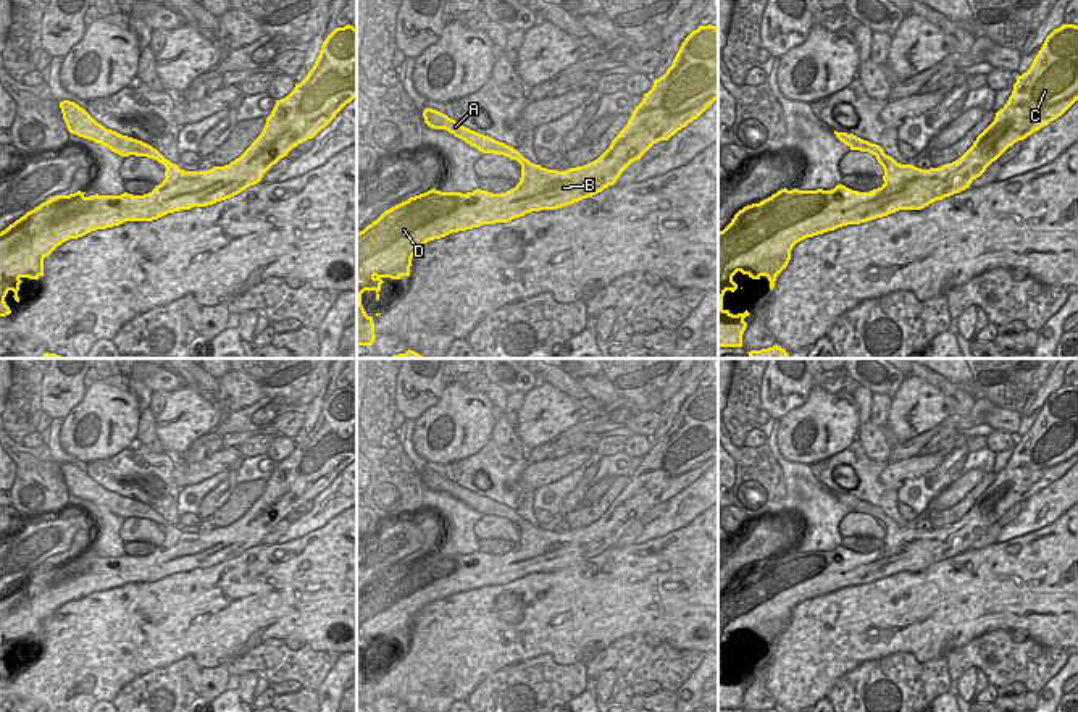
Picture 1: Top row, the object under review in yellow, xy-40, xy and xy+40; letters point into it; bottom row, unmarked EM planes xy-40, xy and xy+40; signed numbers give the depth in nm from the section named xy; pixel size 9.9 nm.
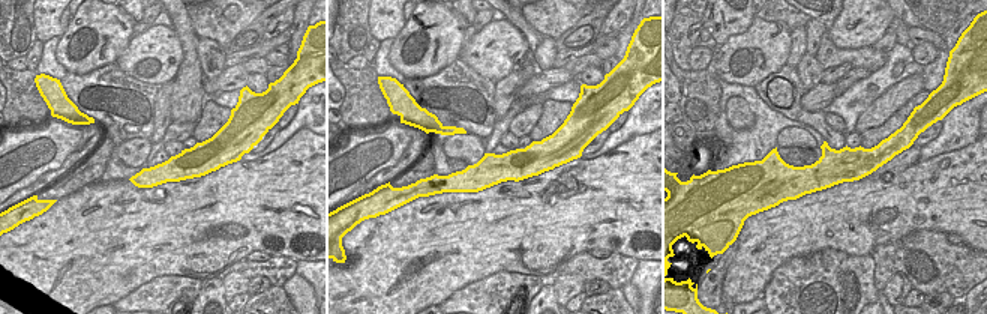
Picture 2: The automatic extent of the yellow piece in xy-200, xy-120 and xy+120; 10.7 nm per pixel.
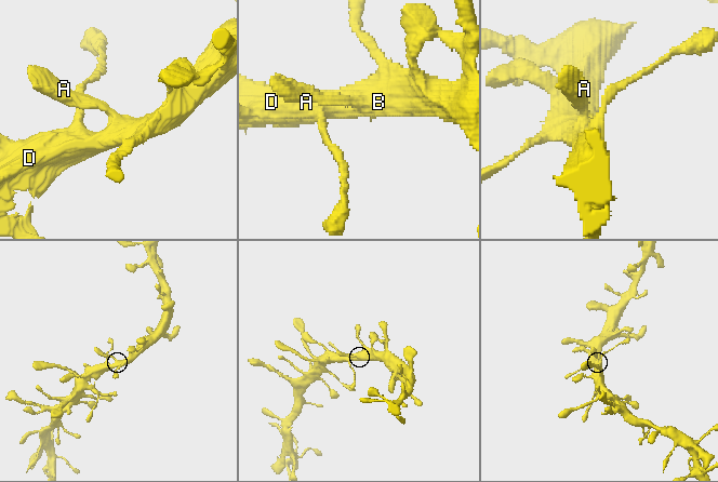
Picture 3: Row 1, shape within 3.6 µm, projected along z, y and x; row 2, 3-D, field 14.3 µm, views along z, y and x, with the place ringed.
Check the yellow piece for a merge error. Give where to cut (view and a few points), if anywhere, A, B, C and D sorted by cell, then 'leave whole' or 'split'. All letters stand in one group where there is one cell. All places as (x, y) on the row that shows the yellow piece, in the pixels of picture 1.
cut none; groups A B C D; leave whole

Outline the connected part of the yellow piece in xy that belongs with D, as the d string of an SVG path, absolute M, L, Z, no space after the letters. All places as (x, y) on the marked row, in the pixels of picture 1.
M708 24L699 26L684 39L671 66L662 77L654 81L652 89L644 94L628 124L597 160L584 166L566 171L542 168L531 163L513 147L471 131L437 110L424 108L423 118L429 128L445 129L483 153L516 160L521 165L521 178L513 189L503 194L481 189L466 194L431 189L386 210L376 221L357 232L357 346L373 346L376 339L373 316L366 315L361 294L374 291L376 300L379 300L378 292L384 278L400 279L410 276L412 258L426 242L483 224L508 223L531 212L557 210L592 197L613 186L621 173L633 161L641 160L654 144L668 140L697 119L715 100L718 100L718 29Z

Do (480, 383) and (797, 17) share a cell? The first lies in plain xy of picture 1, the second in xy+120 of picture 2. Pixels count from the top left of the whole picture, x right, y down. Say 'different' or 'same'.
same

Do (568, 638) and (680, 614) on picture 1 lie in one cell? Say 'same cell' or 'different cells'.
same cell

